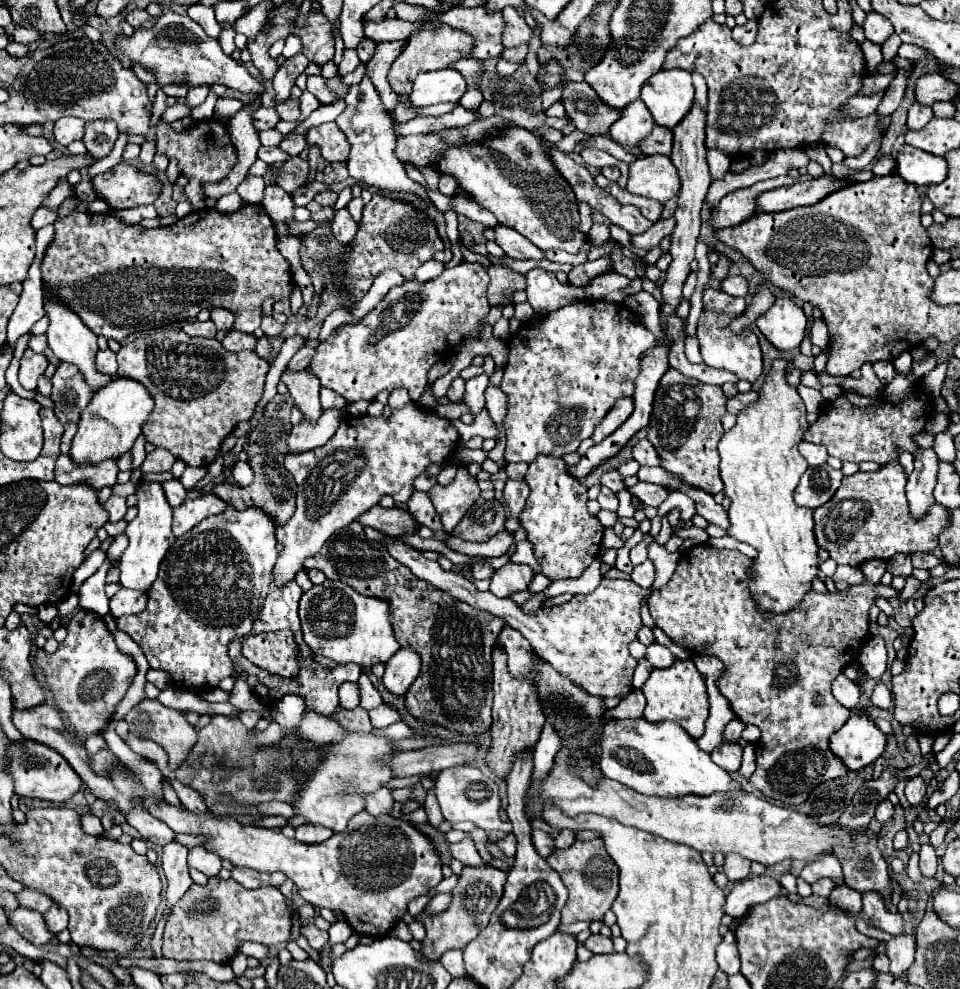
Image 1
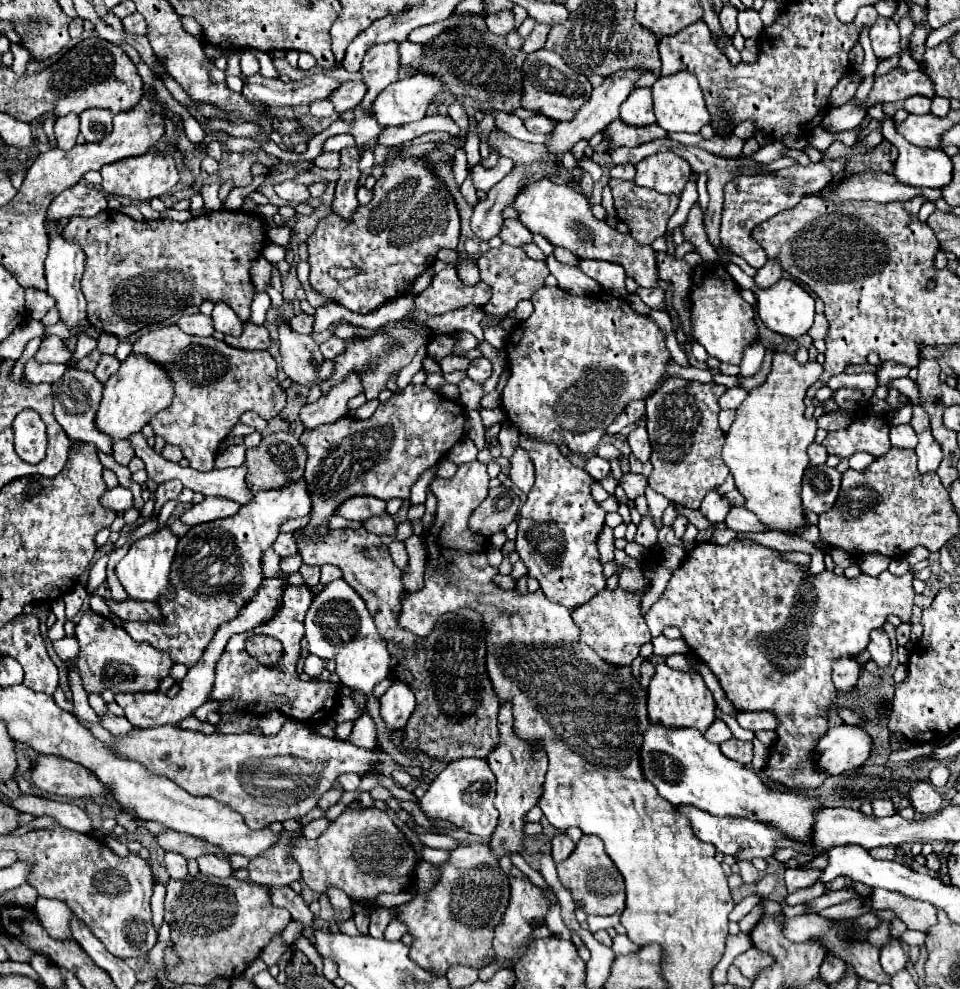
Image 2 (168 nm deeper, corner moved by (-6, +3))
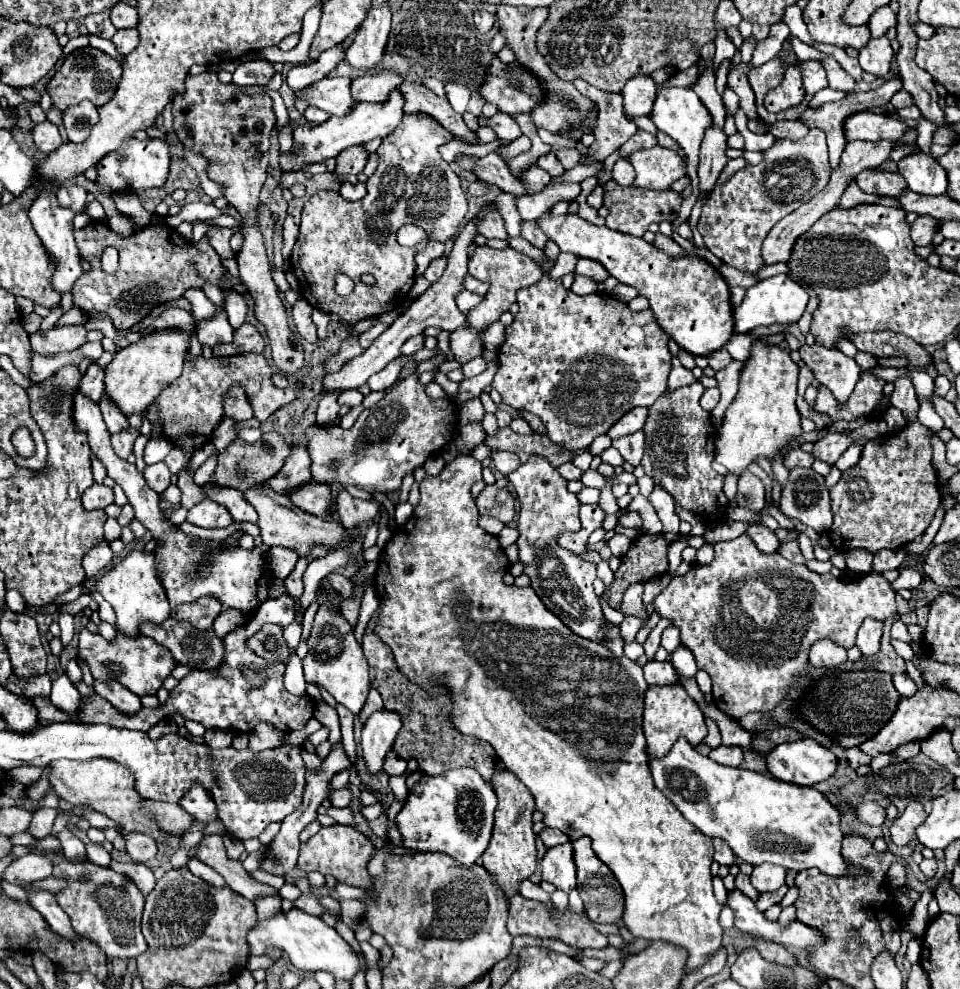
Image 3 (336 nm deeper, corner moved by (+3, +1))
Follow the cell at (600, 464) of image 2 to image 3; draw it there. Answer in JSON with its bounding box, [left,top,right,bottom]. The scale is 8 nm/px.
[557,462,583,480]

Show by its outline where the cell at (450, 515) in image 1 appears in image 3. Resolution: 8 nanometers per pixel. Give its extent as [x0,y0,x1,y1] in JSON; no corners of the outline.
[375,454,723,972]

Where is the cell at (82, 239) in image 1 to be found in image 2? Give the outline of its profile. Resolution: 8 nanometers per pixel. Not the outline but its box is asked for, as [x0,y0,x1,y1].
[64,210,266,338]

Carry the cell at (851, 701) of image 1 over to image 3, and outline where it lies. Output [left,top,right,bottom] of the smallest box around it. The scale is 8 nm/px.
[809,640,847,670]

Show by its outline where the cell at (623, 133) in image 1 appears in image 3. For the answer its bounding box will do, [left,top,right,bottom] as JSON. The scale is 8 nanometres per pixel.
[621,76,657,118]

